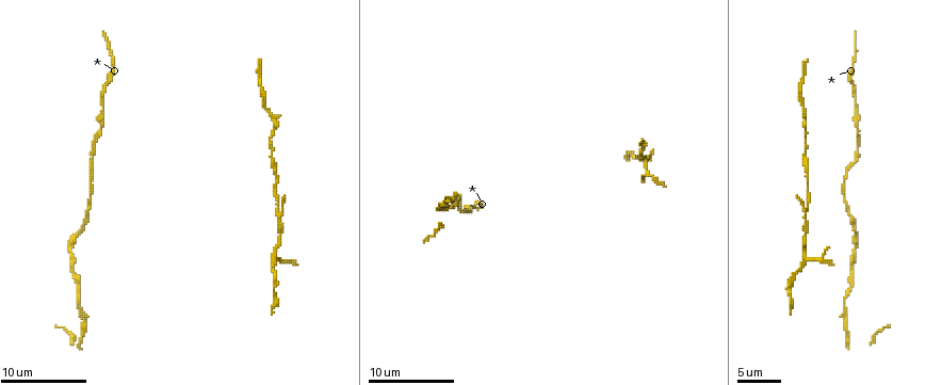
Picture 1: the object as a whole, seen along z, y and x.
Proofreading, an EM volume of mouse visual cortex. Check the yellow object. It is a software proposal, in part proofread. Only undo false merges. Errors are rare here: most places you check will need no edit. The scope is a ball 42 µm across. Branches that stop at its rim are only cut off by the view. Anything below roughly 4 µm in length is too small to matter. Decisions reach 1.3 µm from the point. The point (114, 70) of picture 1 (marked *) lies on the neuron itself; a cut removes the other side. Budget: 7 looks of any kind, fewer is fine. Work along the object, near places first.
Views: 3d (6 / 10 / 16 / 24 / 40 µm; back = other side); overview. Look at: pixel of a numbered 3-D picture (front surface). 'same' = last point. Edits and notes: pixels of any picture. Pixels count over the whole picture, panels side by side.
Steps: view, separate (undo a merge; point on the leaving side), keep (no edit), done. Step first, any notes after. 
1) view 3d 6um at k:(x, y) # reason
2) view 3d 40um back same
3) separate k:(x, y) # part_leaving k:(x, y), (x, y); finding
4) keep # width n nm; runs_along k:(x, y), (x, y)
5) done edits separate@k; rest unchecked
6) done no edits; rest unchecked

view 3d 10um at 1:(848, 207) # calibre changes

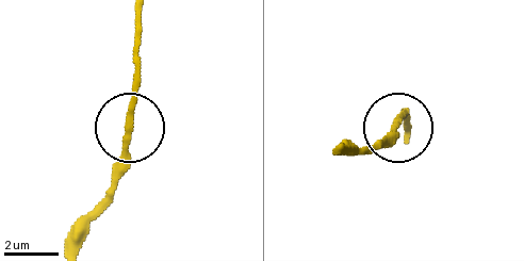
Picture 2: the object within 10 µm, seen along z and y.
keep # runs_along 2:(142, 15), (134, 111), (114, 198); all the same neuron

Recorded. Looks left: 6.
view 3d 16um at 1:(858, 132) # a narrow waist

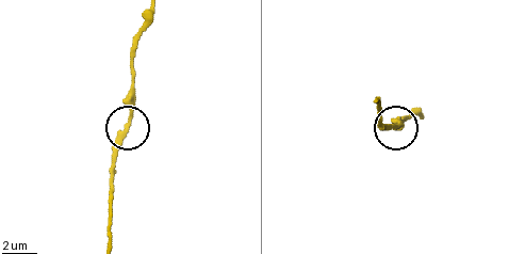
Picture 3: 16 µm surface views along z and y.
keep # runs_along 3:(153, 12), (134, 56), (130, 128), (110, 165); all the same neuron

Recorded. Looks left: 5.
view 3d 16um at 1:(805, 216) # sudden change in width

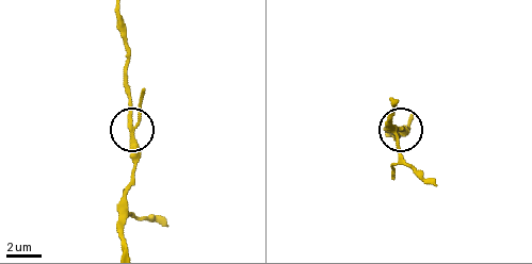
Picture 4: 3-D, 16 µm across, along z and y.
keep # runs_along 4:(117, 14), (126, 53), (135, 184); all the same neuron

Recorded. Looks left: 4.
done no edits; rest unchecked

